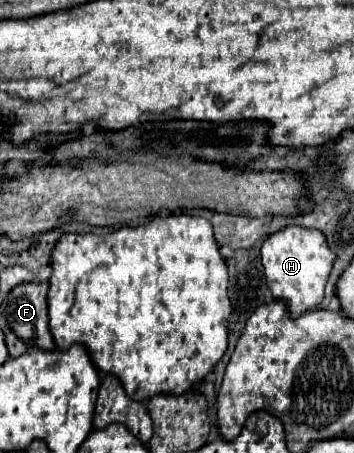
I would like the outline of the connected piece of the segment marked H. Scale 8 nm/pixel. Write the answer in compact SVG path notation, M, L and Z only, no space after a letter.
M287 225L285 229L269 235L261 247L261 261L267 279L267 287L275 299L283 299L289 305L293 317L315 309L323 301L327 277L333 269L337 255L331 251L325 235L319 229Z

